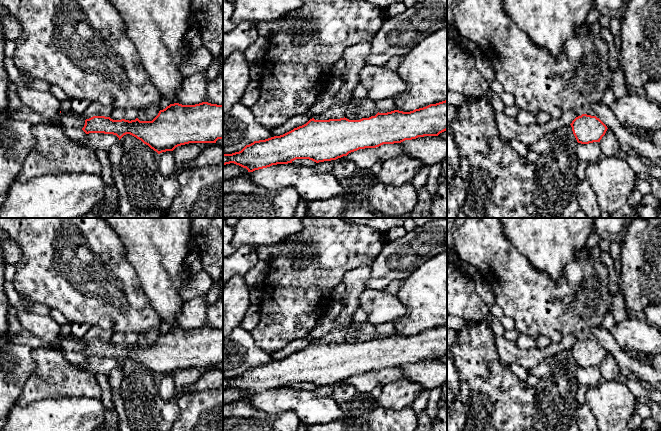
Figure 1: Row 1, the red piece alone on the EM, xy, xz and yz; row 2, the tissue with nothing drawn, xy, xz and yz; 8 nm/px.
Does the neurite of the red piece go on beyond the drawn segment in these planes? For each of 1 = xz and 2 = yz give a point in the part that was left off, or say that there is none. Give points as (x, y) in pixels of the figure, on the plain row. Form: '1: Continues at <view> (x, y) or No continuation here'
1: No continuation here
2: No continuation here

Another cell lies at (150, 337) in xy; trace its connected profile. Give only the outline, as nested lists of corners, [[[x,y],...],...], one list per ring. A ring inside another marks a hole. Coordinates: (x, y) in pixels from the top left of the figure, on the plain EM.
[[[160,327],[151,329],[145,334],[139,334],[137,342],[140,345],[152,345],[160,335]]]

